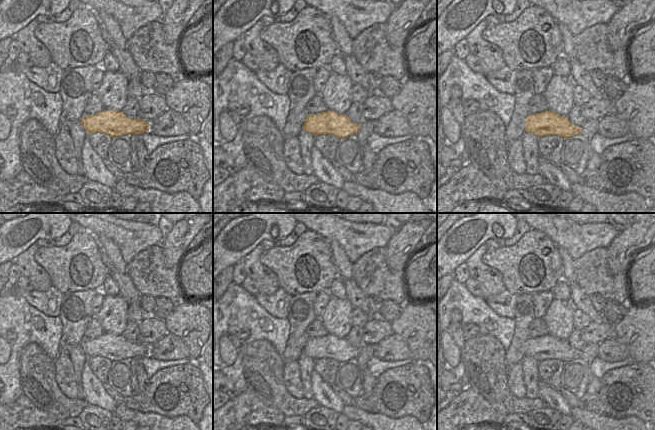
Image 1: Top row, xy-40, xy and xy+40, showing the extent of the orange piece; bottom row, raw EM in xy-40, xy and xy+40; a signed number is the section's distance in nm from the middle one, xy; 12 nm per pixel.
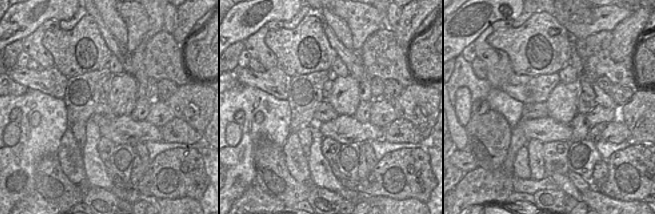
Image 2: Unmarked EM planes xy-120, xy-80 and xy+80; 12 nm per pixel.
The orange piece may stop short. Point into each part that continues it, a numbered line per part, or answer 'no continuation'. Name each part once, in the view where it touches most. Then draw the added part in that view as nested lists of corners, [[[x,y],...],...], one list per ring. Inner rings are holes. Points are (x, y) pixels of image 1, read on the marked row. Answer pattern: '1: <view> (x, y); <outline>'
no continuation

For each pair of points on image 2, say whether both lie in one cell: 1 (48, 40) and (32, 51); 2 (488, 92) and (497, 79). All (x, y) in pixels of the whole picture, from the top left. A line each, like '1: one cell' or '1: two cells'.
1: two cells
2: two cells

